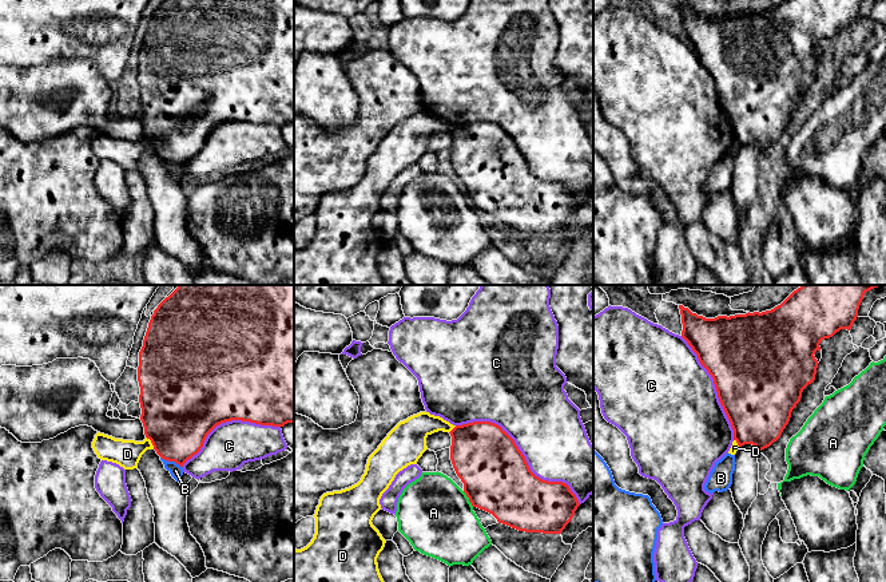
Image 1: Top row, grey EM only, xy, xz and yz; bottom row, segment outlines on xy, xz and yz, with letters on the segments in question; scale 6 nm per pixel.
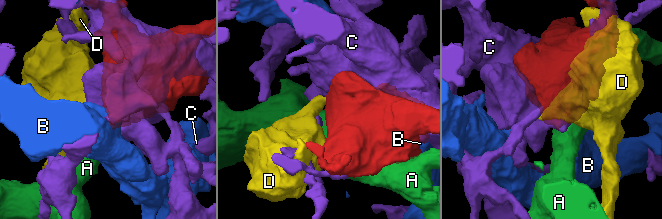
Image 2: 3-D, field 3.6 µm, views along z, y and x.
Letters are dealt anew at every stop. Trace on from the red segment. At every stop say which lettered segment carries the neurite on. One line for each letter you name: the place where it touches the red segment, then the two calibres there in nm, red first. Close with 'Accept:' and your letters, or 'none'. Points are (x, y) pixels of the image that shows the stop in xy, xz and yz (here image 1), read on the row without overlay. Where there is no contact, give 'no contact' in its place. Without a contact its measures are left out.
Accept: none

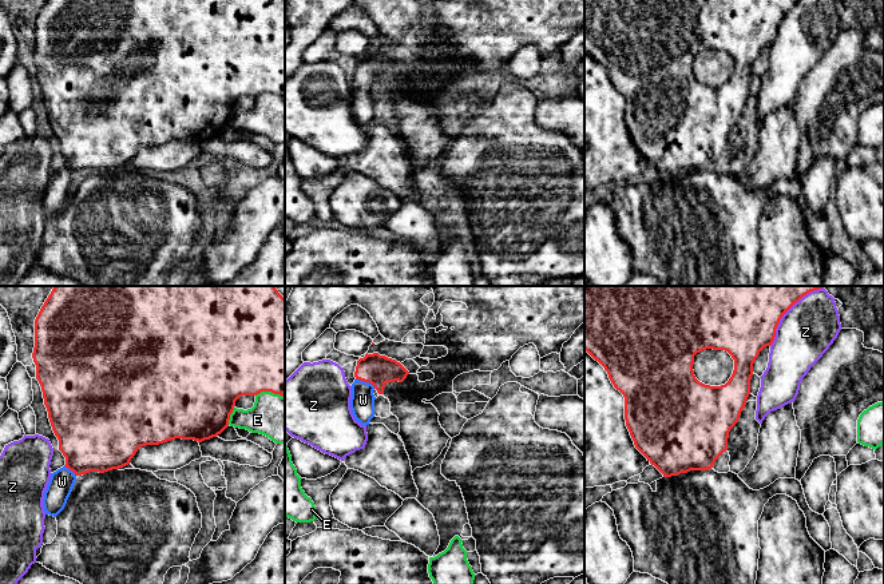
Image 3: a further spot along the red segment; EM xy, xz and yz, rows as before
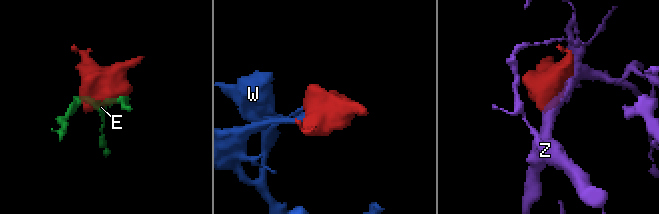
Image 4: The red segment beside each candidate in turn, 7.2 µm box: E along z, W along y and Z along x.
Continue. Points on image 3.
W: contact xz (365, 82); calibres 180 and 140 nm
Accept: W

